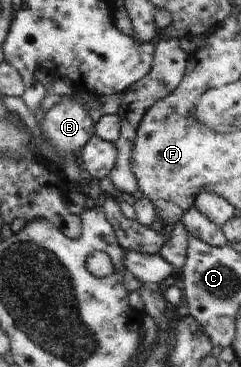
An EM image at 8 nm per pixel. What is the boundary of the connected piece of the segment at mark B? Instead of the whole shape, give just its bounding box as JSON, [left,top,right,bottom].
[42,94,96,153]

